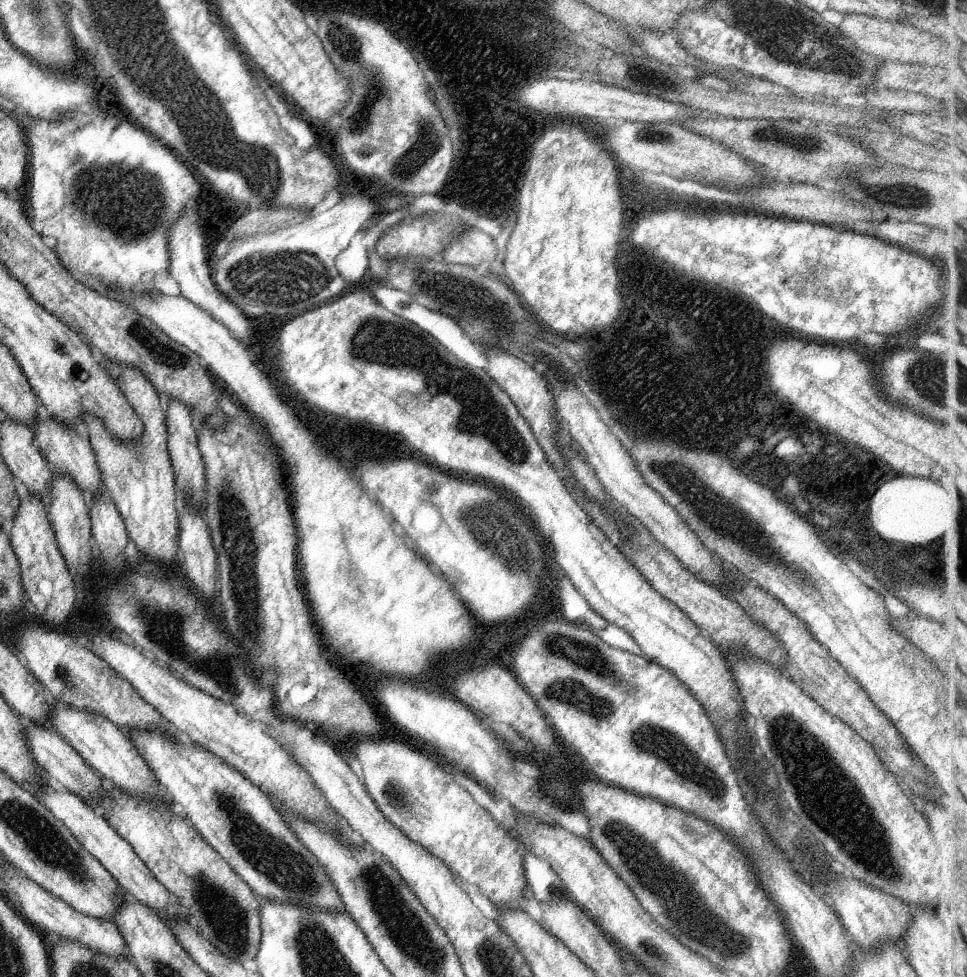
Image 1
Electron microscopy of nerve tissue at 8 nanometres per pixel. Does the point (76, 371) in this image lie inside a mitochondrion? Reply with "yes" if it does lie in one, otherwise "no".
no

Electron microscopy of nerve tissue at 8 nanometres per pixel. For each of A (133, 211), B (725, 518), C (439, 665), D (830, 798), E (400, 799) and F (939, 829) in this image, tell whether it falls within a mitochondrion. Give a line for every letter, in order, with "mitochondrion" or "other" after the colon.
A: mitochondrion
B: mitochondrion
C: other
D: mitochondrion
E: mitochondrion
F: other

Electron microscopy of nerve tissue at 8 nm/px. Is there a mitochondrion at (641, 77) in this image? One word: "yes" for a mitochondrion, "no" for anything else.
yes

